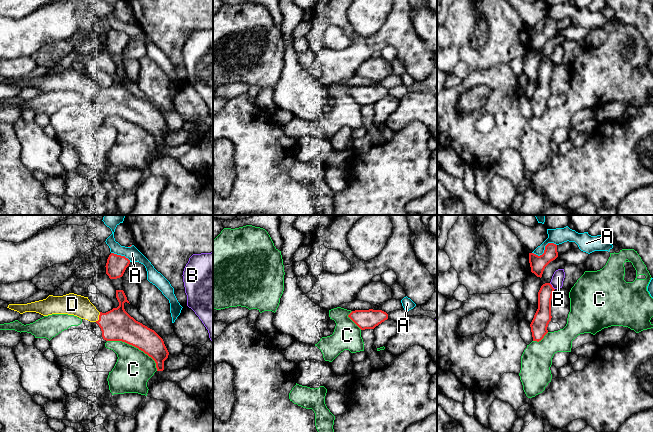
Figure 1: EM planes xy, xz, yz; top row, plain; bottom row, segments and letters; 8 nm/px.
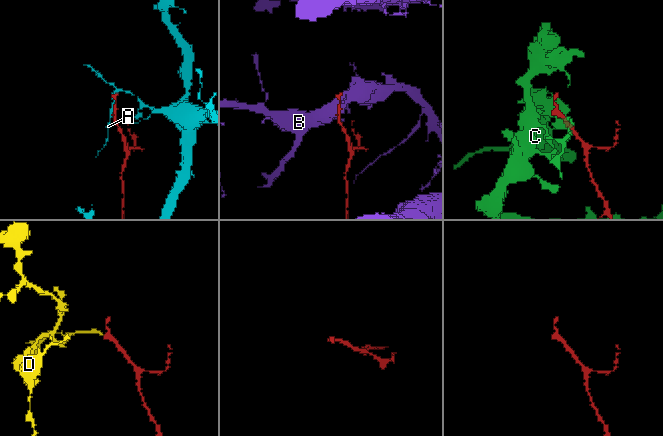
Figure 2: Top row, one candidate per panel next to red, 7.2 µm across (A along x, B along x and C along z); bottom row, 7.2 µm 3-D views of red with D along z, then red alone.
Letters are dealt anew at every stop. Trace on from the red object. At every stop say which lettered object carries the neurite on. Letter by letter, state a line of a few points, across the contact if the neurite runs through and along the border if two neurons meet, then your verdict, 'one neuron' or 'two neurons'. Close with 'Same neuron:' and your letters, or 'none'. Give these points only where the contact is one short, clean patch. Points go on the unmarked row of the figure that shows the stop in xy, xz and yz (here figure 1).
A: line yz (556, 20), (548, 19), (544, 27), (539, 31), (532, 29); two neurons
B: line yz (549, 59), (554, 65); two neurons
C: line xy (107, 116), (121, 116), (137, 123), (154, 137), (157, 146); two neurons
D: one neuron
Same neuron: D

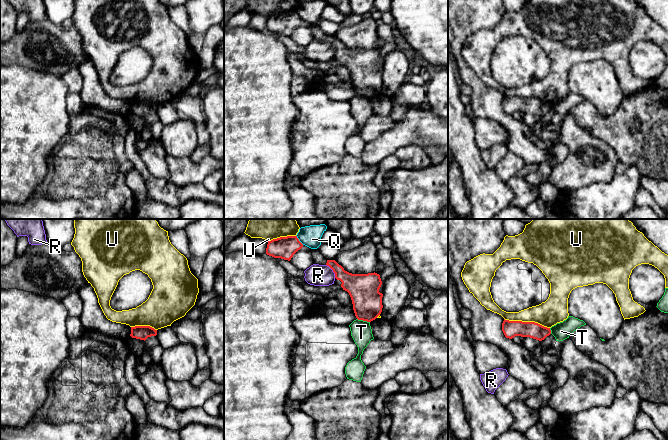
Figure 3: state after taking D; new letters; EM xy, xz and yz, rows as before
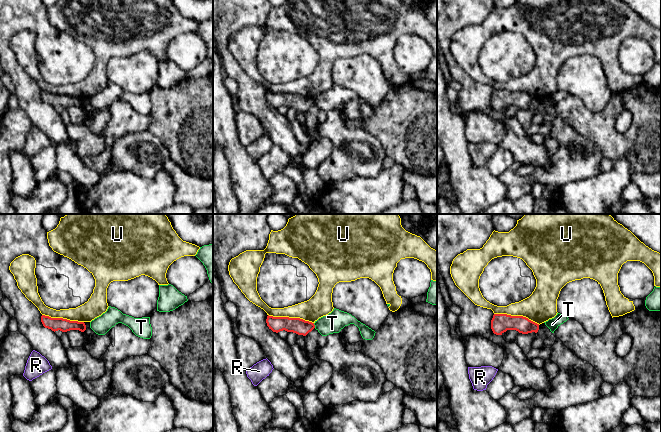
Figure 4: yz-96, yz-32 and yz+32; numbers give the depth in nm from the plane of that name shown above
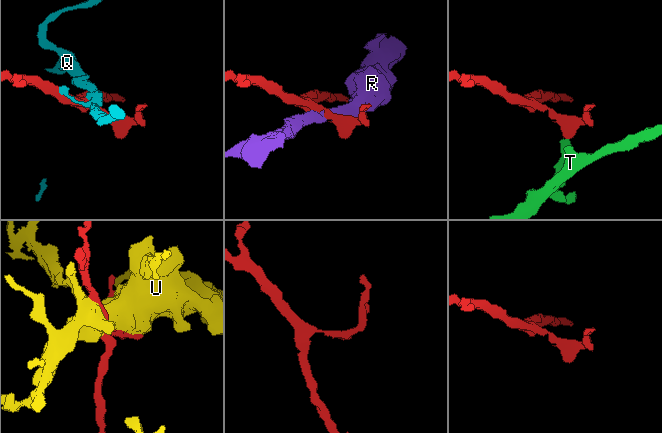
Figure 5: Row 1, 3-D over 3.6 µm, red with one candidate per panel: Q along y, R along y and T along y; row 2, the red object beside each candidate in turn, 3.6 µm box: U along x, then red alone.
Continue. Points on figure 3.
Q: two neurons
R: two neurons
T: line xz (357, 94), (369, 98); two neurons
U: two neurons
Same neuron: none

